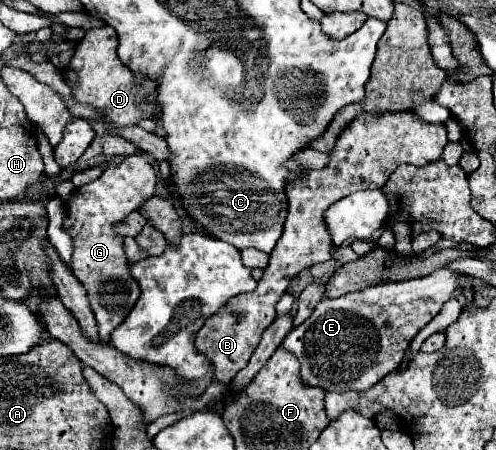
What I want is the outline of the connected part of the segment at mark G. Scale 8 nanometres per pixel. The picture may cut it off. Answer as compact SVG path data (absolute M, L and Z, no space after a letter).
M135 154L127 156L123 162L109 164L97 180L77 188L65 204L63 228L73 238L73 274L87 290L101 342L109 342L111 332L125 322L139 300L139 286L127 270L127 256L121 244L123 238L113 232L113 224L151 198L155 194L155 184L155 168L141 154Z

